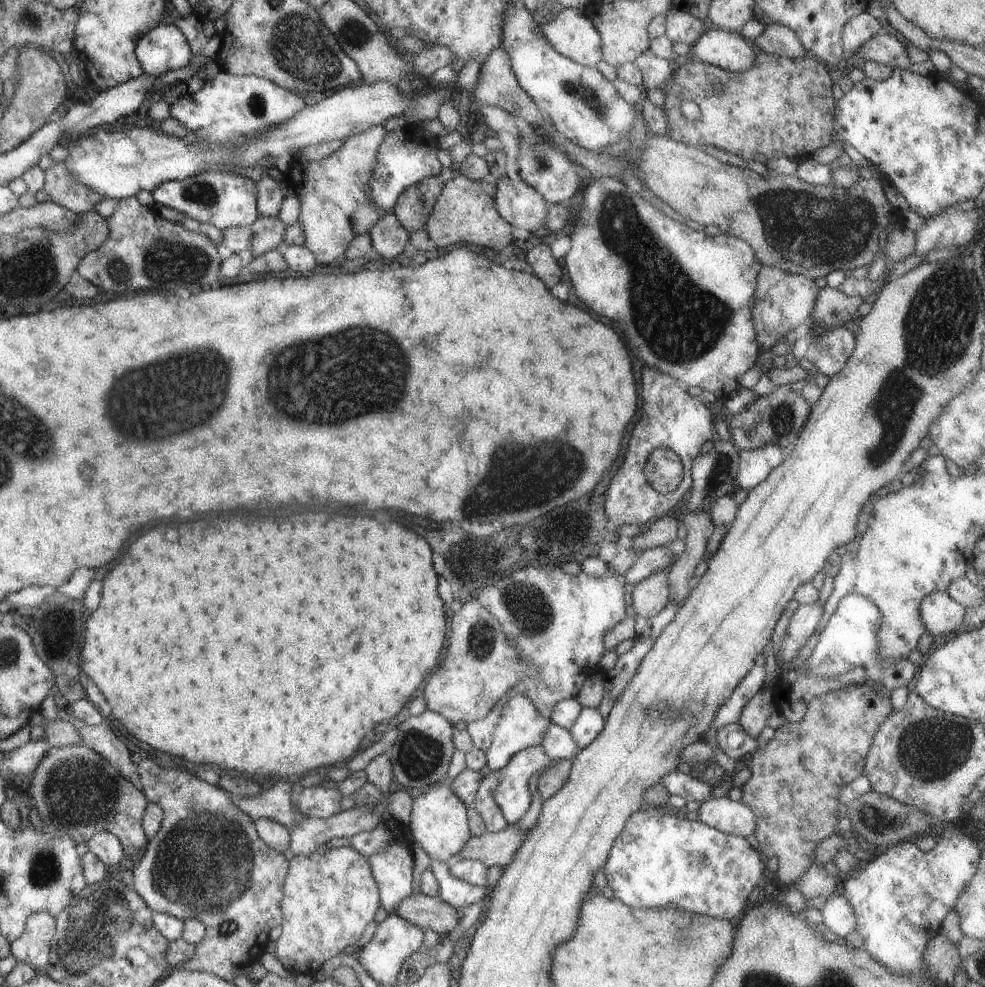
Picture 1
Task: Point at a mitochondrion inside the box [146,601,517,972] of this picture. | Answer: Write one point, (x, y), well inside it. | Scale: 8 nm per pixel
(206, 860)

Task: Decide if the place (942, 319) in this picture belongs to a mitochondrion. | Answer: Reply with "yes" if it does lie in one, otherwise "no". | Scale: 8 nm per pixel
yes

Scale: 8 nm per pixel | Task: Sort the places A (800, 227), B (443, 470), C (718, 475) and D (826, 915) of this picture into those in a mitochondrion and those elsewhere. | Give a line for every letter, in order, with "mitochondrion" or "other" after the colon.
A: mitochondrion
B: other
C: mitochondrion
D: other

